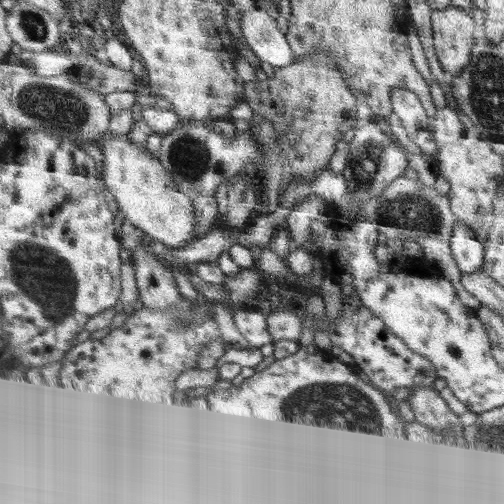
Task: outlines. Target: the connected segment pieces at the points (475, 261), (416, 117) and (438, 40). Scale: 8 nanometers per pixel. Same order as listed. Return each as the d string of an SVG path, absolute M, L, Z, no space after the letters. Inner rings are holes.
M456 222L450 237L450 246L456 266L462 274L480 270L484 263L485 246L470 227Z
M402 88L393 90L391 106L409 135L411 132L426 133L430 116L426 116L425 106L414 91Z
M450 6L436 10L431 23L434 28L434 49L444 70L452 77L463 73L474 52L474 20L470 18L470 13Z

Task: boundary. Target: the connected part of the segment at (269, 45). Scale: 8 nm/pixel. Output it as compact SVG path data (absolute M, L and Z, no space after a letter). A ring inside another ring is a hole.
M258 8L240 12L243 38L260 61L278 69L298 61L299 57L291 50L286 35L278 29L276 19Z

